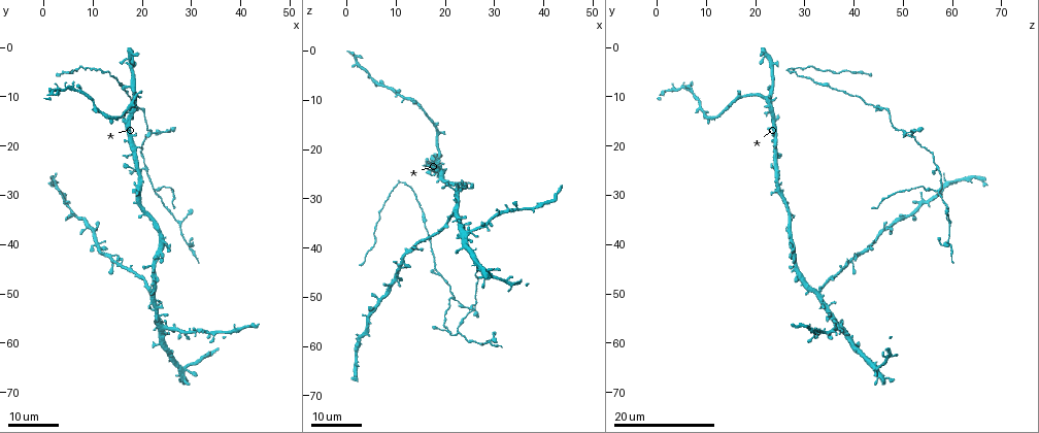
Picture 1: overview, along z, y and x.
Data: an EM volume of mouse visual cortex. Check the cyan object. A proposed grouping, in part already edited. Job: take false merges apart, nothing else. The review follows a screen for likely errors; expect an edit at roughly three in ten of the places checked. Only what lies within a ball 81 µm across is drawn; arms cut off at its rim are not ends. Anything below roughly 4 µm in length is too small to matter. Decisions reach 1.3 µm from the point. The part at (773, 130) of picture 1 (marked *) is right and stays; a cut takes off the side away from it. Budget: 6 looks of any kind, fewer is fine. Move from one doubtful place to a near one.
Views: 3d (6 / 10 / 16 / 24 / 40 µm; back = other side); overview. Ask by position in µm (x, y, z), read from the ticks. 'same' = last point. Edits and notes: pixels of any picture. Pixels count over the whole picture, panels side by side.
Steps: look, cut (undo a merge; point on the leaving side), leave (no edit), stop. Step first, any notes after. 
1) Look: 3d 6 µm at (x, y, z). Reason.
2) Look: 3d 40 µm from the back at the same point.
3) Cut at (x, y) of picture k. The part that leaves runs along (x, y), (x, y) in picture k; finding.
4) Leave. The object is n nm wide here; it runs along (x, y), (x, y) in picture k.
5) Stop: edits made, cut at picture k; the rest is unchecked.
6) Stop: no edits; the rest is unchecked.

Look: 3d 24 µm at (18.0, 11.5, 44.0). Two arms in line, one across.

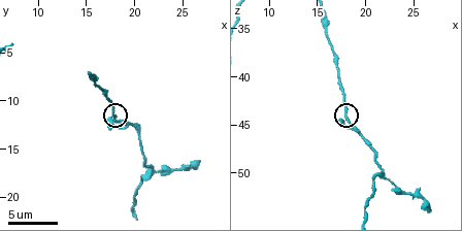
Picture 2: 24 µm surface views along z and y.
Look: 3d 6 µm at the same point.

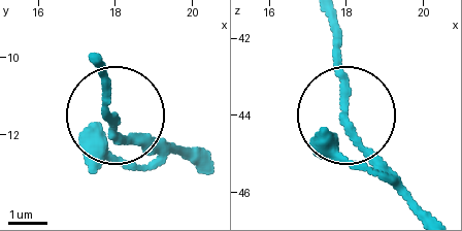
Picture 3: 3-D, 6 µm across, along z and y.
Leave. It runs along (97, 71), (127, 137), (172, 140) in picture 3; all the same cell.

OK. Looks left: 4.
Look: 3d 24 µm at (22.5, 29.0, 56.5). Three-way junction.

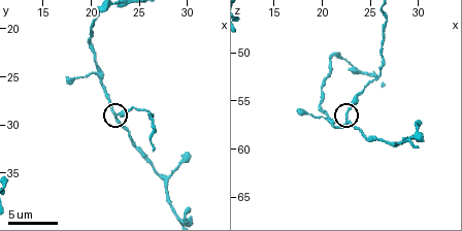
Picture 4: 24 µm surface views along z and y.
Look: 3d 6 µm at (22.4, 29.2, 56.8).

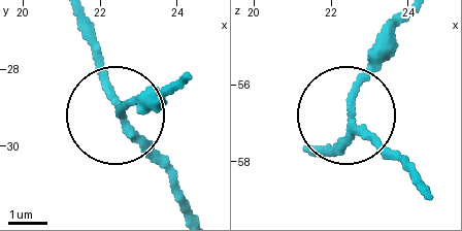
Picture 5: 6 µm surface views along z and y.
Cut at (132, 102) of picture 5. The object is 170 nm wide here; the part that leaves runs along (114, 109), (174, 93) in picture 5; two cells meet here.

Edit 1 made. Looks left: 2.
Look: 3d 24 µm at (12.0, 4.5, 27.0).

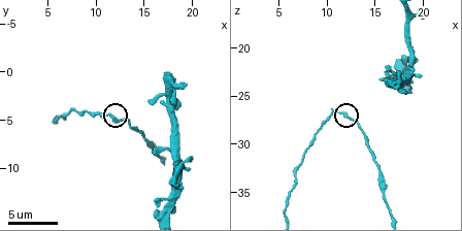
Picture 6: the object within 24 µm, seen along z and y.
Look: 3d 10 µm at (11.6, 4.4, 26.8). Closer look.

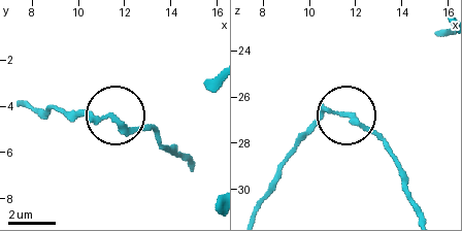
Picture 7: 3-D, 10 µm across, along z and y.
Cut at (70, 119) of picture 7. The object is 230 nm wide here; the part that leaves runs along (93, 117), (22, 105) in picture 7; two cells meet here.

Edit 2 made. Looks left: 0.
Stop: edits made, cut at picture 5, cut at picture 7; the rest is unchecked.

